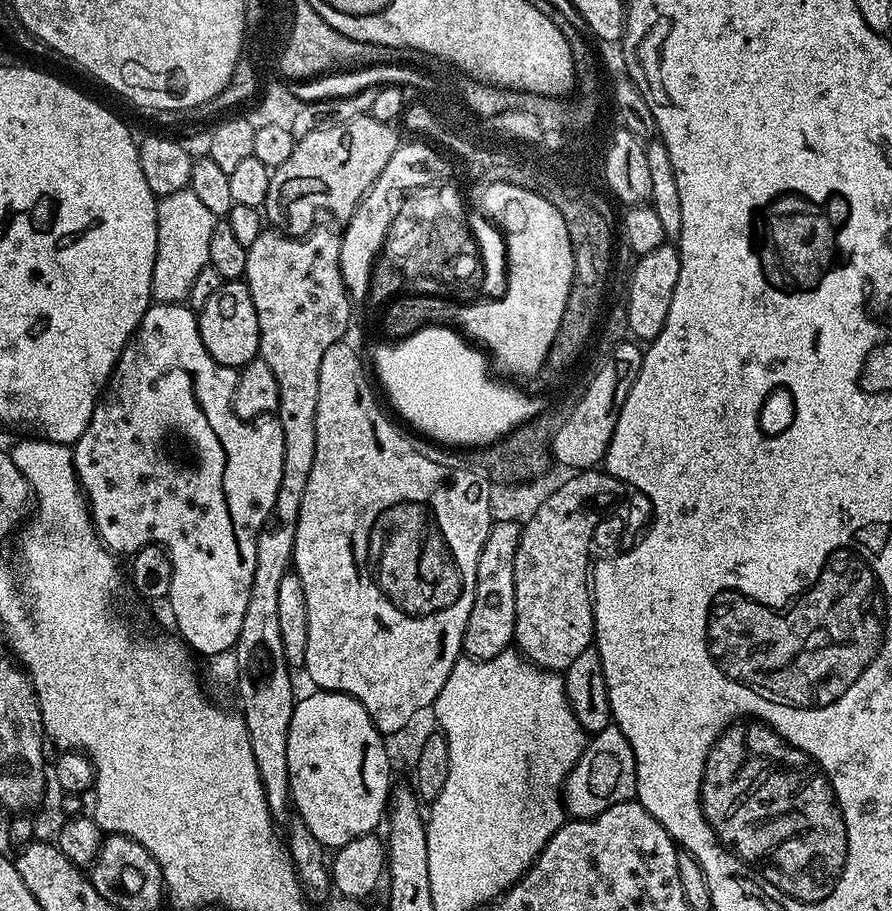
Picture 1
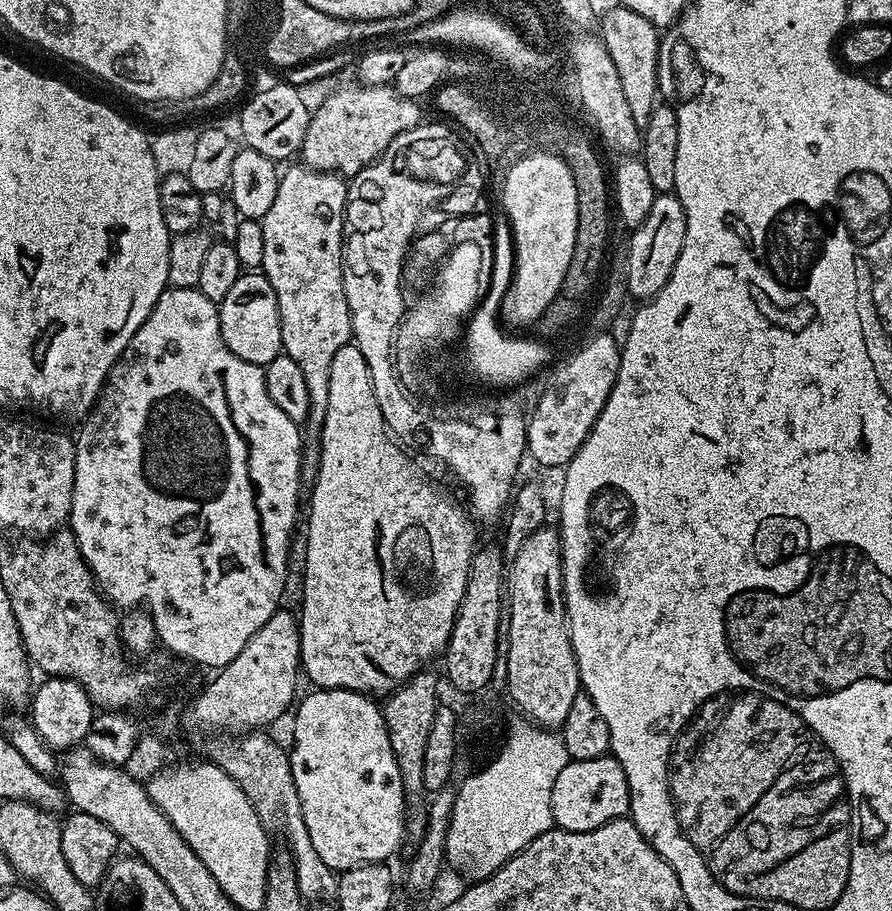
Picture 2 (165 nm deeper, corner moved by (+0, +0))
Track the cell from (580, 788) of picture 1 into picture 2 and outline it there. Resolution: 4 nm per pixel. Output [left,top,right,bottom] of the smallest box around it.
[550,756,630,832]

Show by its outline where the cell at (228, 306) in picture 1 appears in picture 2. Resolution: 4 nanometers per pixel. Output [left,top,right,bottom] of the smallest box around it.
[218,271,282,366]

